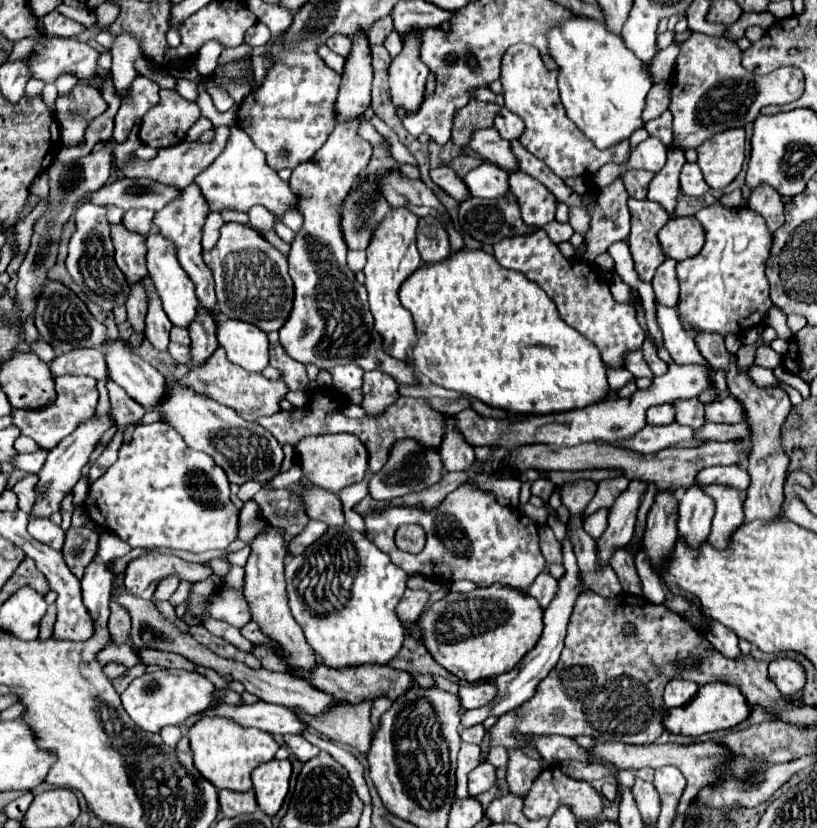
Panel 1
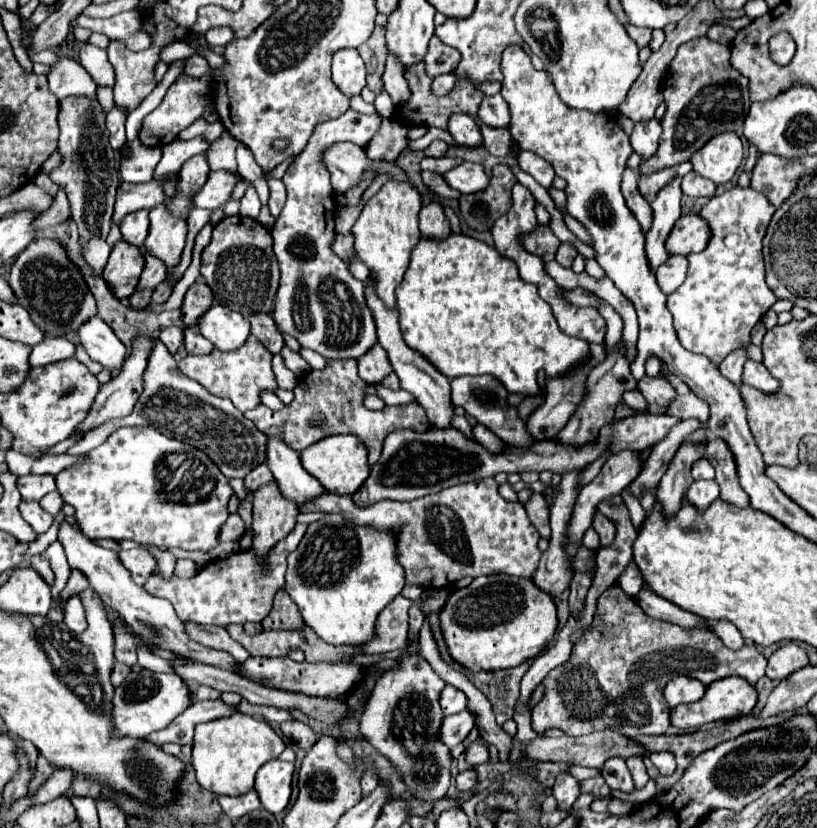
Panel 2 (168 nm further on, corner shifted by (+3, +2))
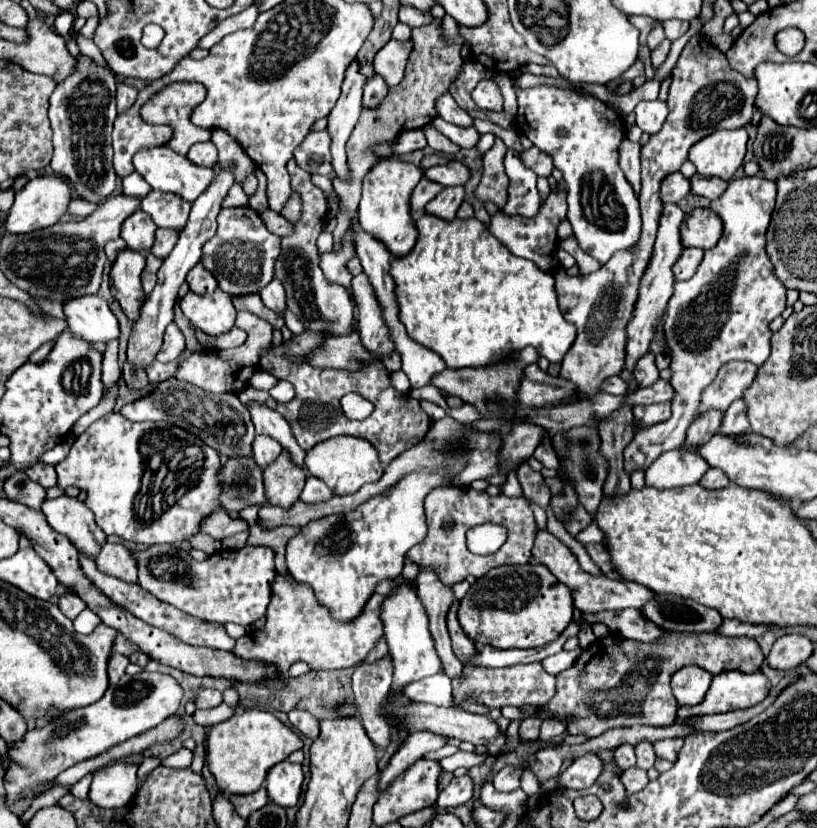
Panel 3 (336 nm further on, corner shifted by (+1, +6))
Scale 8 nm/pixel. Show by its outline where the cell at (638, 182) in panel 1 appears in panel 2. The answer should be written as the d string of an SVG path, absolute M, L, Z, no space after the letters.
M676 168L658 170L658 174L640 174L640 178L638 178L638 190L640 190L640 194L642 194L648 202L652 202L652 200L656 198L658 190L660 190L662 186L666 186L666 184L674 178L674 174L676 174Z

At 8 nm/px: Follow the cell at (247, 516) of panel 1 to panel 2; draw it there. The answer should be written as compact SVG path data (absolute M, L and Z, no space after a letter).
M230 514L230 518L220 530L220 542L238 540L242 534L244 534L244 520L240 518L240 514Z

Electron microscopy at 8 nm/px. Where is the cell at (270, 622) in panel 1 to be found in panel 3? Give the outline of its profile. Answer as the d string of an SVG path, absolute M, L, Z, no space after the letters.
M282 450L276 462L264 468L264 486L270 504L284 508L292 506L298 500L306 478L306 470L300 470L300 466L292 466L288 450Z

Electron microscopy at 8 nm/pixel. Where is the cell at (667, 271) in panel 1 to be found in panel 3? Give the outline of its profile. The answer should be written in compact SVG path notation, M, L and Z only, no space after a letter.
M686 248L682 252L682 256L678 258L678 262L674 264L674 278L676 280L688 280L696 274L696 268L700 266L704 258L704 250L702 248Z

